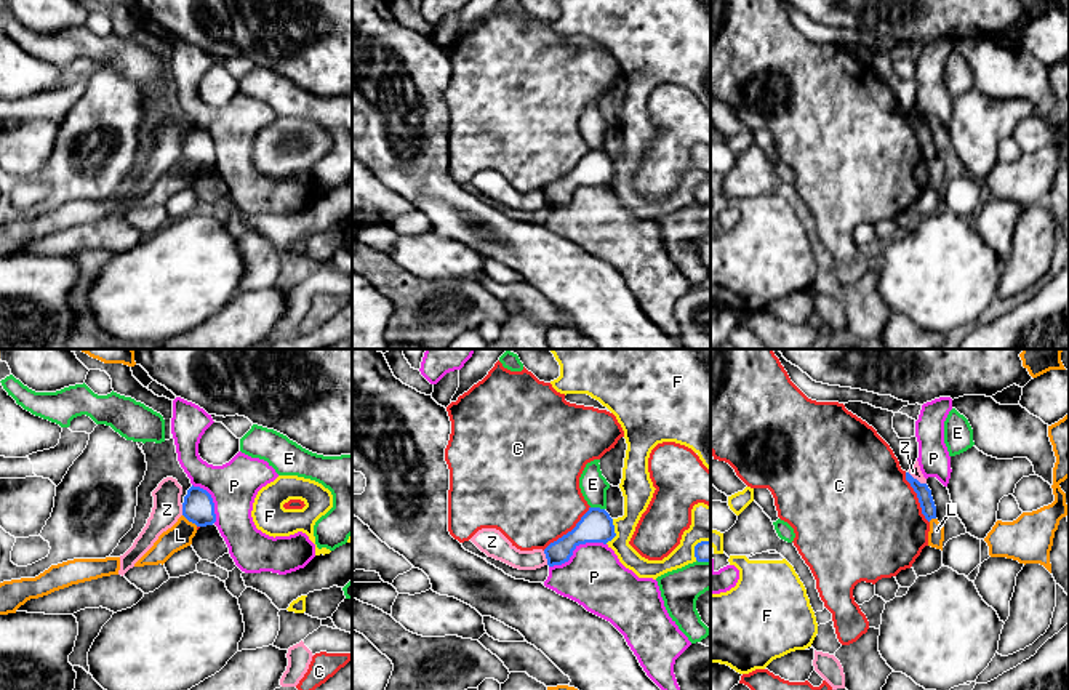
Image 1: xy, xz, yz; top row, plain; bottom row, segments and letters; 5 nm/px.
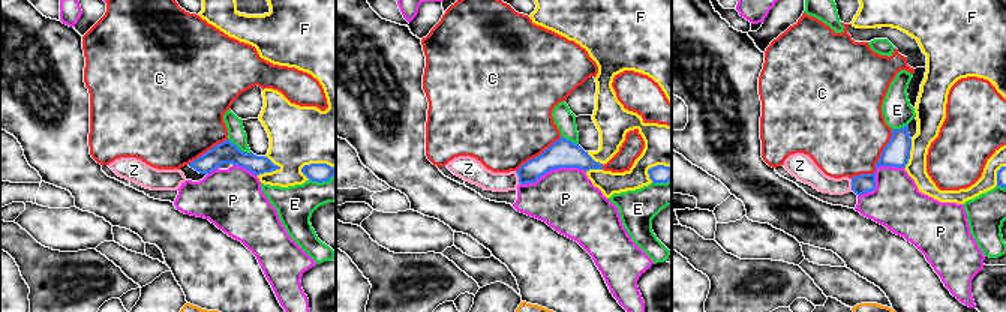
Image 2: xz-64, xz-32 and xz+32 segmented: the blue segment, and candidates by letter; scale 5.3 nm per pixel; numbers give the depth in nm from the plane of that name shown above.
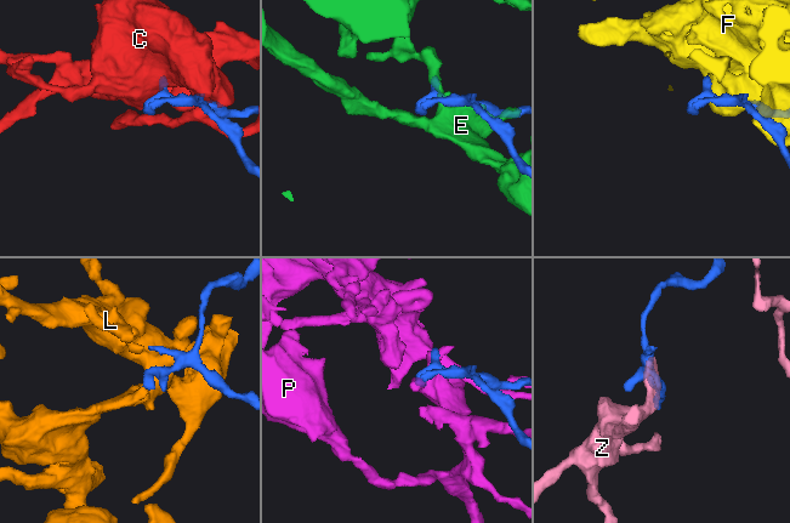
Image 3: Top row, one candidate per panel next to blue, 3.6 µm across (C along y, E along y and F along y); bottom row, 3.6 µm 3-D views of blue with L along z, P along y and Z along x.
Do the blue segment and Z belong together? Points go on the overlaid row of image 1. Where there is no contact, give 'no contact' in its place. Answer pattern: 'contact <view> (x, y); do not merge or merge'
contact yz (916, 479); do not merge

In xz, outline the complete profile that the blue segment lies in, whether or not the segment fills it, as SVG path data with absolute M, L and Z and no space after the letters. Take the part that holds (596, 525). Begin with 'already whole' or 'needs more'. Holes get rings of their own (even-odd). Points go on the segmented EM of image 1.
already whole | M589 507L589 511L581 517L576 527L551 543L546 549L547 565L562 565L570 560L573 551L579 544L586 543L603 543L607 544L616 536L613 519L605 509Z

